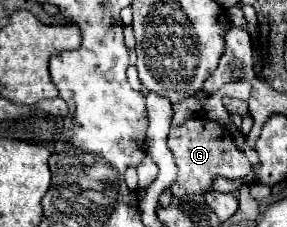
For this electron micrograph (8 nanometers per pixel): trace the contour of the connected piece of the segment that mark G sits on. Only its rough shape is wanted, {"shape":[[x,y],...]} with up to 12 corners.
{"shape":[[192,118],[170,128],[172,196],[206,194],[252,170],[226,128]]}

